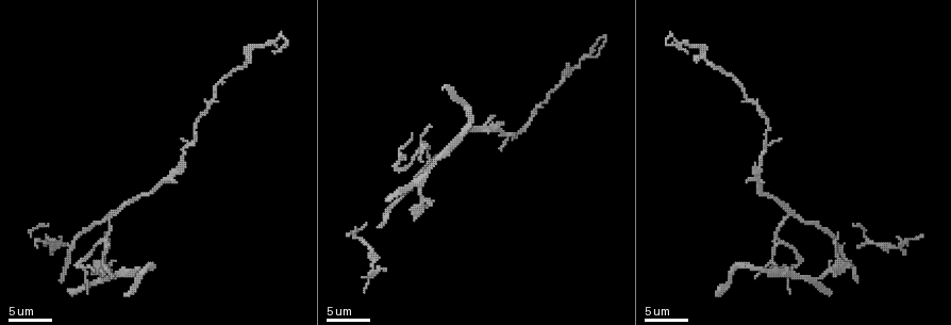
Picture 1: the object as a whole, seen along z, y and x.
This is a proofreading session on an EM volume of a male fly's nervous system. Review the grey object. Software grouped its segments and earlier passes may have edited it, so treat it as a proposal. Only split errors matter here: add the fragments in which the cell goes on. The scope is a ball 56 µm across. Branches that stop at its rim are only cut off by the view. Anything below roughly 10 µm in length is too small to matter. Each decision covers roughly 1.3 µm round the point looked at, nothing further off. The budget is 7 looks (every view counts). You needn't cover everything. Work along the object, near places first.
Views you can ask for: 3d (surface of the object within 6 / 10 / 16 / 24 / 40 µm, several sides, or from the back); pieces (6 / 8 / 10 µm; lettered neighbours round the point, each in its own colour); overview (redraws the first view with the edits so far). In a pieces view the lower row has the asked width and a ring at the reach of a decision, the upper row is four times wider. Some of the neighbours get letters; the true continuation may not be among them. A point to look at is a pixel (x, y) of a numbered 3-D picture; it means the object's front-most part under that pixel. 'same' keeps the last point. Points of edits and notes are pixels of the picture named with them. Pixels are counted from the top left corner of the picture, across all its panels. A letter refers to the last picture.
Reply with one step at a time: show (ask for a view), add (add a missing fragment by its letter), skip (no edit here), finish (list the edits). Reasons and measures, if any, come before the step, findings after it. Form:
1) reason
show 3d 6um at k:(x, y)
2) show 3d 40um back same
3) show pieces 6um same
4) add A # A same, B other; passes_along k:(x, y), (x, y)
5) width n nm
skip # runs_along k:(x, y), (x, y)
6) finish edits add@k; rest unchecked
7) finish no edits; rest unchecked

tapers out
show pieces 6um at 1:(491, 114)

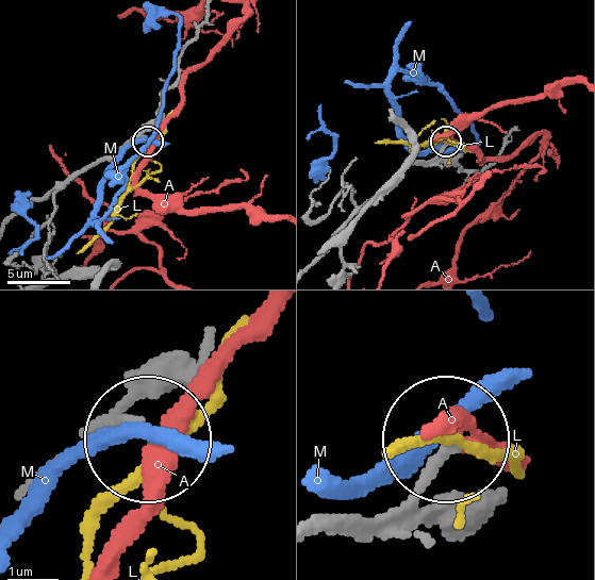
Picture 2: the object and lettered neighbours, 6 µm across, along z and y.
width 200 nm
skip # A other, L other, M other; runs_along 2:(366, 525), (446, 452); none of them fits

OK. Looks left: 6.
show 3d 10um at 1:(500, 148)

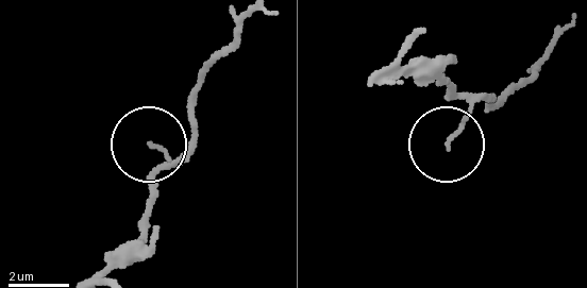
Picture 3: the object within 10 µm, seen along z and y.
what lies round it
show pieces 6um at 3:(448, 148)

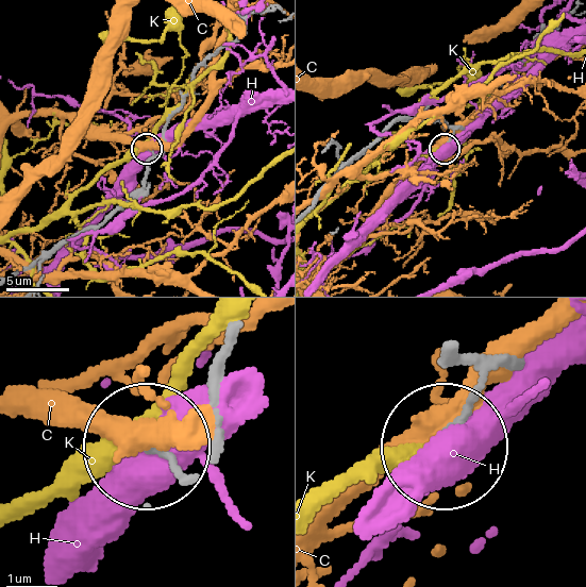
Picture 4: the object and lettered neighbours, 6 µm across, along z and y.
skip # C other, H other, K other; runs_along 4:(114, 211), (137, 188), (148, 163), (155, 157), (148, 148); no lettered fragment goes on from it

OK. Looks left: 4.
an open end
show 3d 6um at 1:(416, 218)

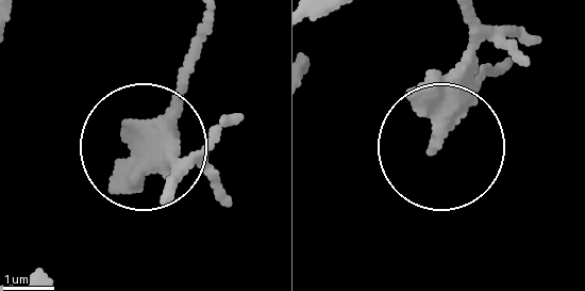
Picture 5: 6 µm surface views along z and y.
show pieces 6um at 5:(434, 146)

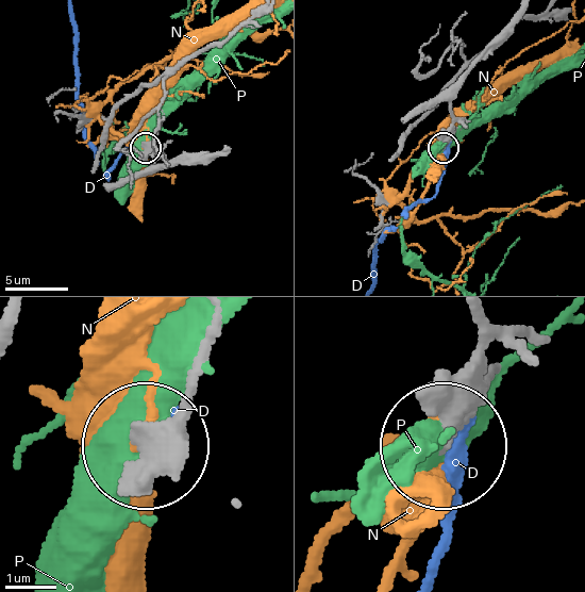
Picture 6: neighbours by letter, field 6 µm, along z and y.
width 300 nm
skip # D other, N other, P other; no lettered fragment goes on from it

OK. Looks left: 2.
thin end
show pieces 6um at 1:(689, 51)

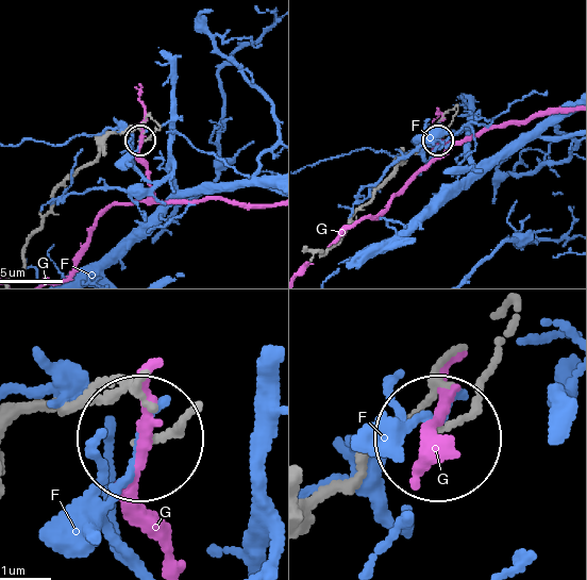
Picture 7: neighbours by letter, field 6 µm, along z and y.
skip # F other, G other; runs_along 7:(48, 213), (108, 137), (149, 119), (158, 131), (141, 141); no lettered fragment goes on from it

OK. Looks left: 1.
finish no edits; rest unchecked

